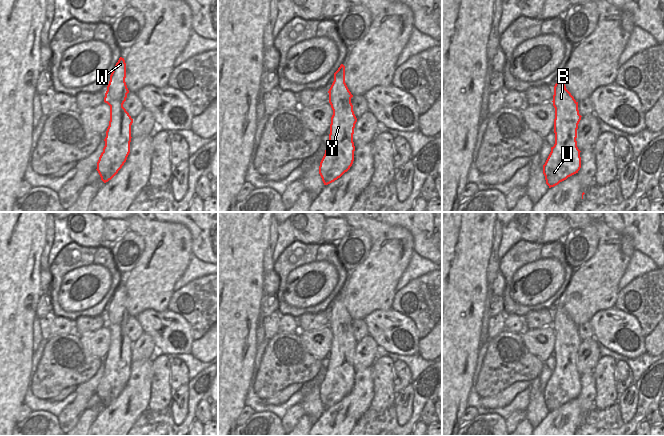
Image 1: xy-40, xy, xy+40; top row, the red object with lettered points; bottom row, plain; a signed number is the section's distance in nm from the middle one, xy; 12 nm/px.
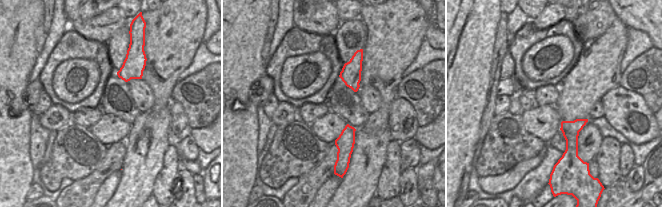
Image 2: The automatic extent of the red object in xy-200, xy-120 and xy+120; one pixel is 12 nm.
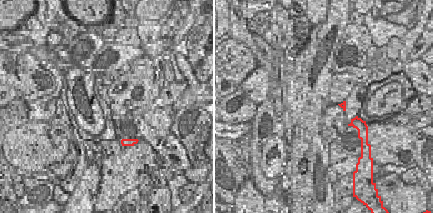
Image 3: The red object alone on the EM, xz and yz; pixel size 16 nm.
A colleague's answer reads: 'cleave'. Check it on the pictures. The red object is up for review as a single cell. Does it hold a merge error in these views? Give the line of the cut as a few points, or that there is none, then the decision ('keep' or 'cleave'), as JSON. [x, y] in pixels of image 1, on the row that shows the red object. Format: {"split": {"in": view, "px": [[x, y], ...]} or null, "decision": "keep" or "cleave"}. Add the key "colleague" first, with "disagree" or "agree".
{"colleague": "disagree", "split": null, "decision": "keep"}

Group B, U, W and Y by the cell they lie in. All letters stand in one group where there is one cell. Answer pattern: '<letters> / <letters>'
B U W Y

